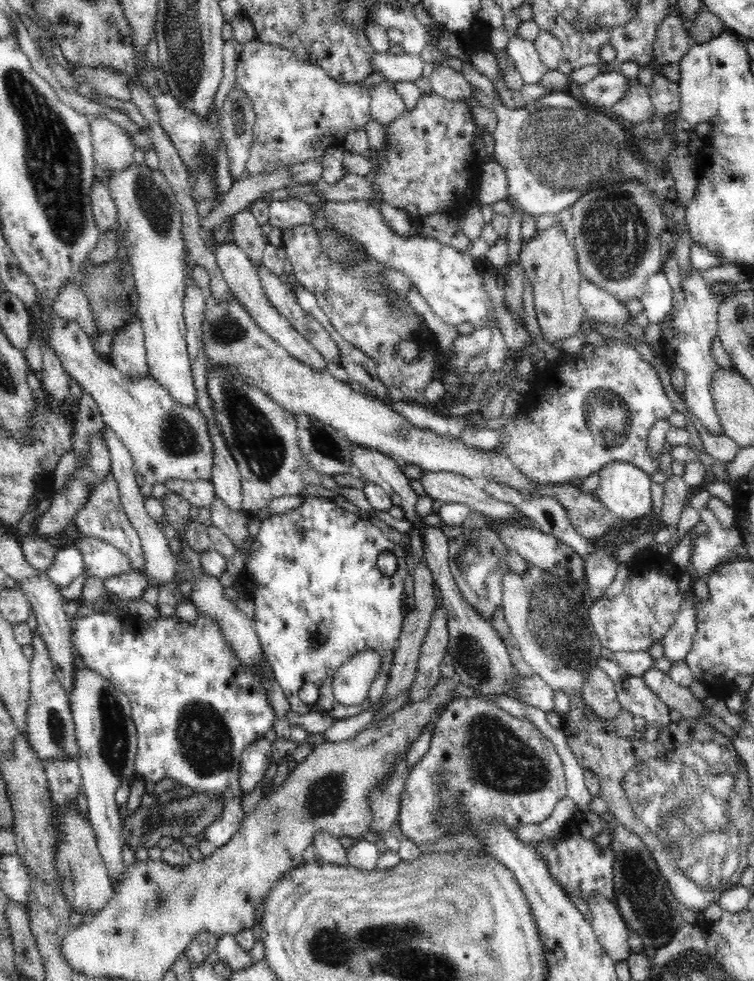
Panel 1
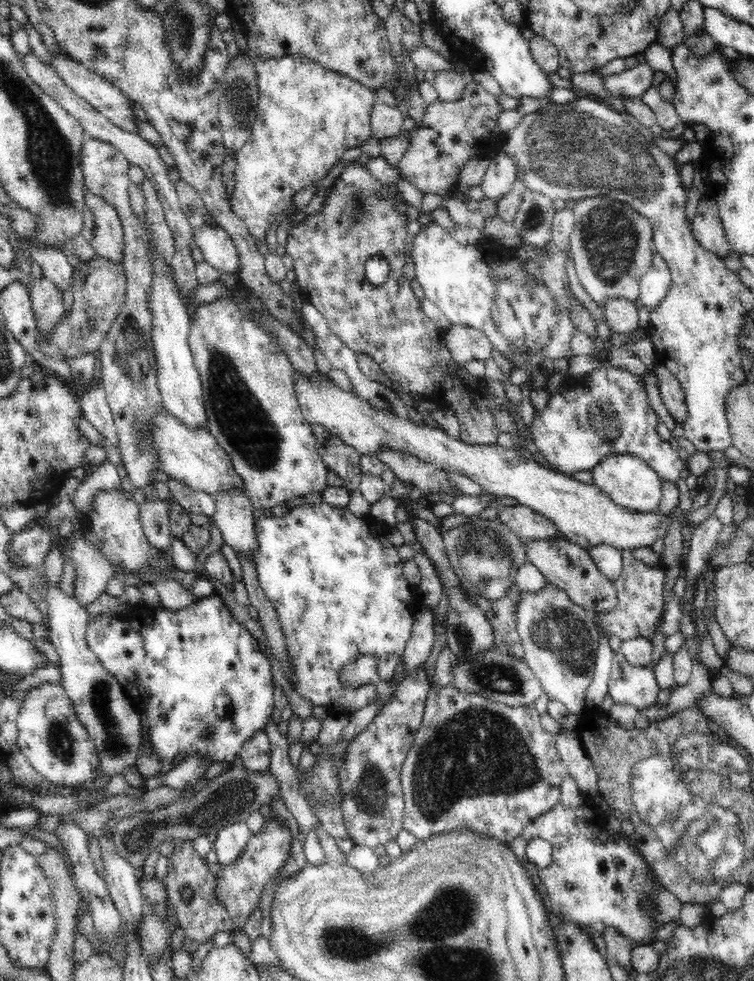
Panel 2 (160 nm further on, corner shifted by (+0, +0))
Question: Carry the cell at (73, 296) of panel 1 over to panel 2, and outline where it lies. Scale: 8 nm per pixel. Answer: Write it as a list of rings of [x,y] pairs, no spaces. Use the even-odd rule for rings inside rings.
[[[32,243],[27,244],[28,252],[32,255],[32,259],[40,265],[43,276],[58,285],[60,291],[68,290],[68,285],[72,283],[74,268],[68,263],[66,256],[60,252],[58,248],[38,248]]]

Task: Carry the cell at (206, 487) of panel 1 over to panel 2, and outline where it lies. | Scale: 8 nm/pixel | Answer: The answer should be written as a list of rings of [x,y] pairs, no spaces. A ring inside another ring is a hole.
[[[170,479],[167,483],[171,491],[171,501],[178,503],[189,514],[203,514],[212,517],[216,508],[216,498],[208,493],[196,491],[176,479]]]

